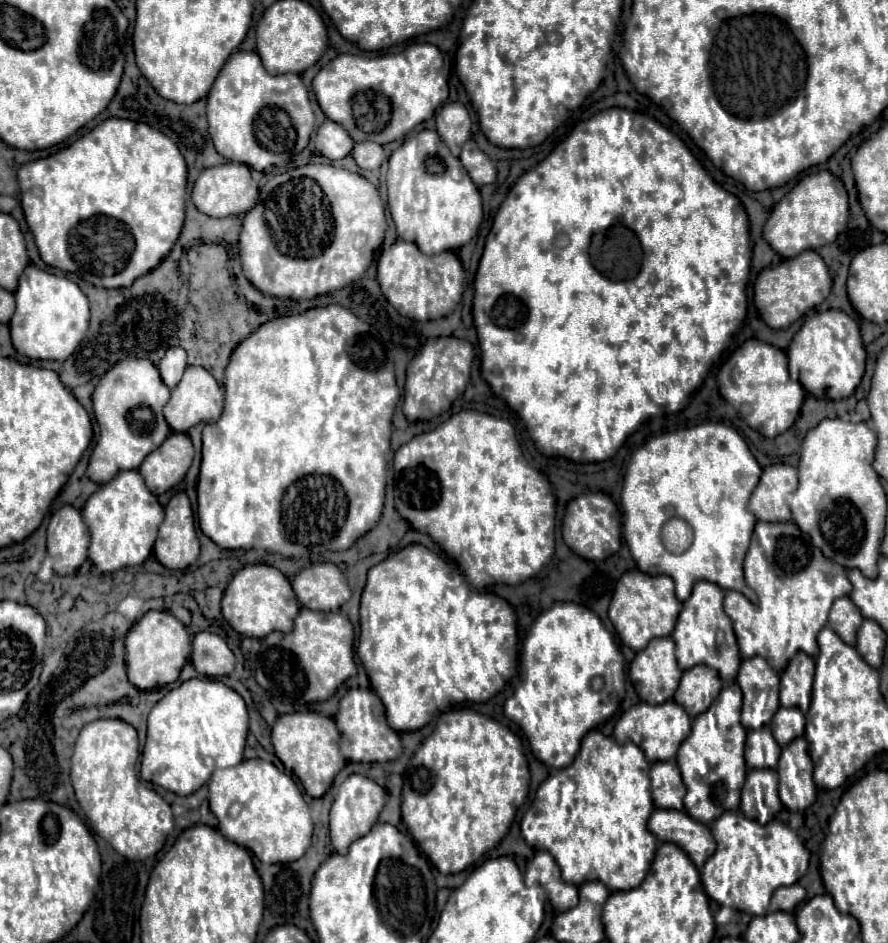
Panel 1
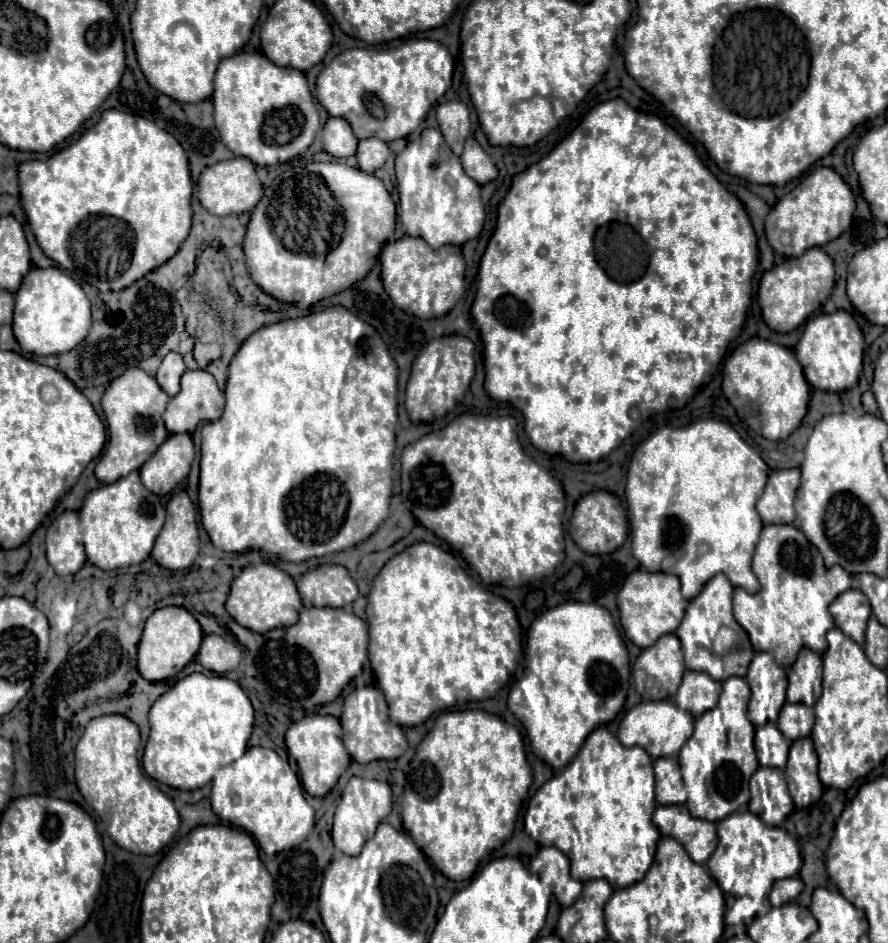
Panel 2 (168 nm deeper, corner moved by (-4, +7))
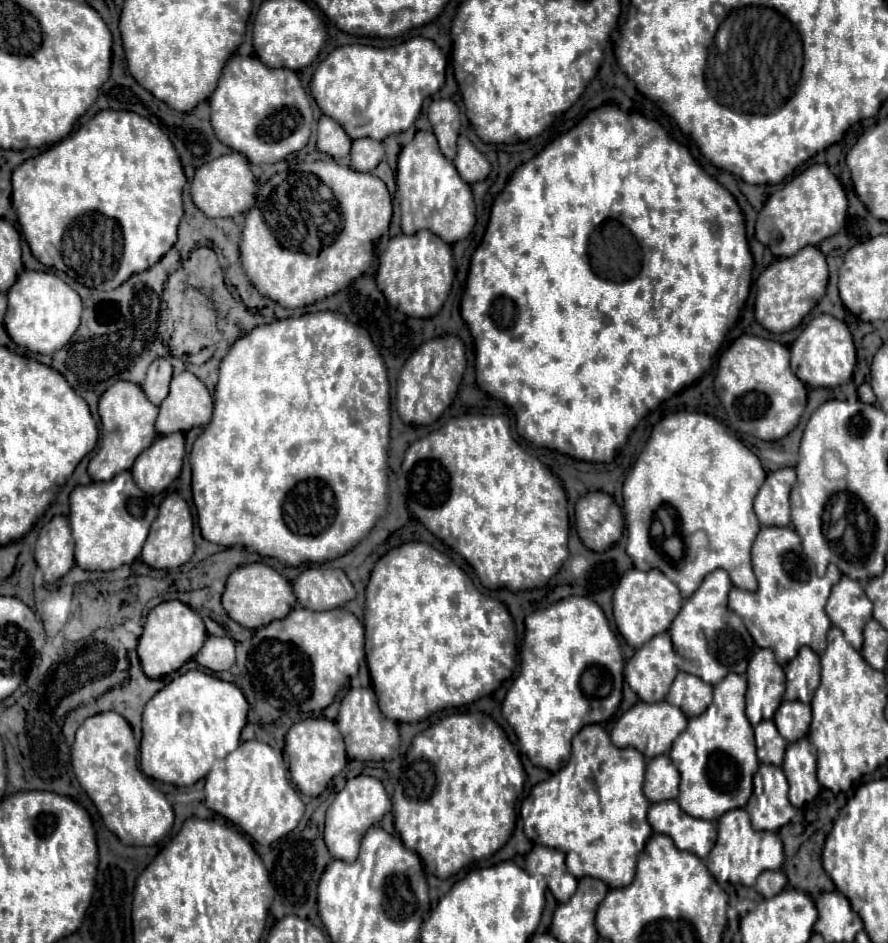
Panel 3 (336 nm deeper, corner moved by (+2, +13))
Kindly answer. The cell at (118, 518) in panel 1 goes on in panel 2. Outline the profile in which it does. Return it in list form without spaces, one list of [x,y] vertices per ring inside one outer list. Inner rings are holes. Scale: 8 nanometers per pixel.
[[[138,470],[130,472],[128,476],[112,484],[102,484],[86,496],[84,506],[80,508],[80,522],[88,562],[102,570],[116,570],[140,564],[150,556],[156,536],[164,526],[164,518],[164,506],[160,504],[156,494],[144,488]]]

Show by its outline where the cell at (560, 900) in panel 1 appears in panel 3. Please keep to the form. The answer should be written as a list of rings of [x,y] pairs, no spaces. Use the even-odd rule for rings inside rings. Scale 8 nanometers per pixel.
[[[566,868],[554,870],[548,878],[548,888],[558,902],[568,902],[576,890],[576,878],[570,872],[566,872]]]

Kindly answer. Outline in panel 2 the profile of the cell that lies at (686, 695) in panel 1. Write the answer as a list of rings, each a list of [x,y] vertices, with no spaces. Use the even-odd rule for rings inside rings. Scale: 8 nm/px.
[[[686,670],[684,680],[674,696],[674,702],[678,708],[692,712],[692,716],[700,716],[706,710],[712,710],[716,706],[720,688],[722,688],[722,684],[714,678],[710,678],[706,672]]]

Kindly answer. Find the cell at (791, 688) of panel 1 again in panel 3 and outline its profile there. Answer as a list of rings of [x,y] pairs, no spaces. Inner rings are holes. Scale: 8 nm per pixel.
[[[808,646],[800,648],[796,658],[784,666],[786,672],[786,700],[810,702],[820,682],[820,658]]]

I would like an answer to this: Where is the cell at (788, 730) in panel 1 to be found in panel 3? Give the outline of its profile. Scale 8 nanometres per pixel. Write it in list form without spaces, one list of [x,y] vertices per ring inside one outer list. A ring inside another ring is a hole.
[[[798,700],[782,702],[782,706],[776,710],[776,716],[774,716],[774,724],[778,726],[778,732],[788,742],[804,738],[808,734],[810,722],[812,722],[810,704],[804,704]]]

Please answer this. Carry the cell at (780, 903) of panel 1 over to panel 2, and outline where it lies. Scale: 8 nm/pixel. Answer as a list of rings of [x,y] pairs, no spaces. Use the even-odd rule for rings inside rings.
[[[784,878],[784,880],[776,880],[776,884],[772,886],[772,892],[768,896],[772,906],[780,906],[786,902],[792,902],[804,888],[804,882],[800,878]]]

